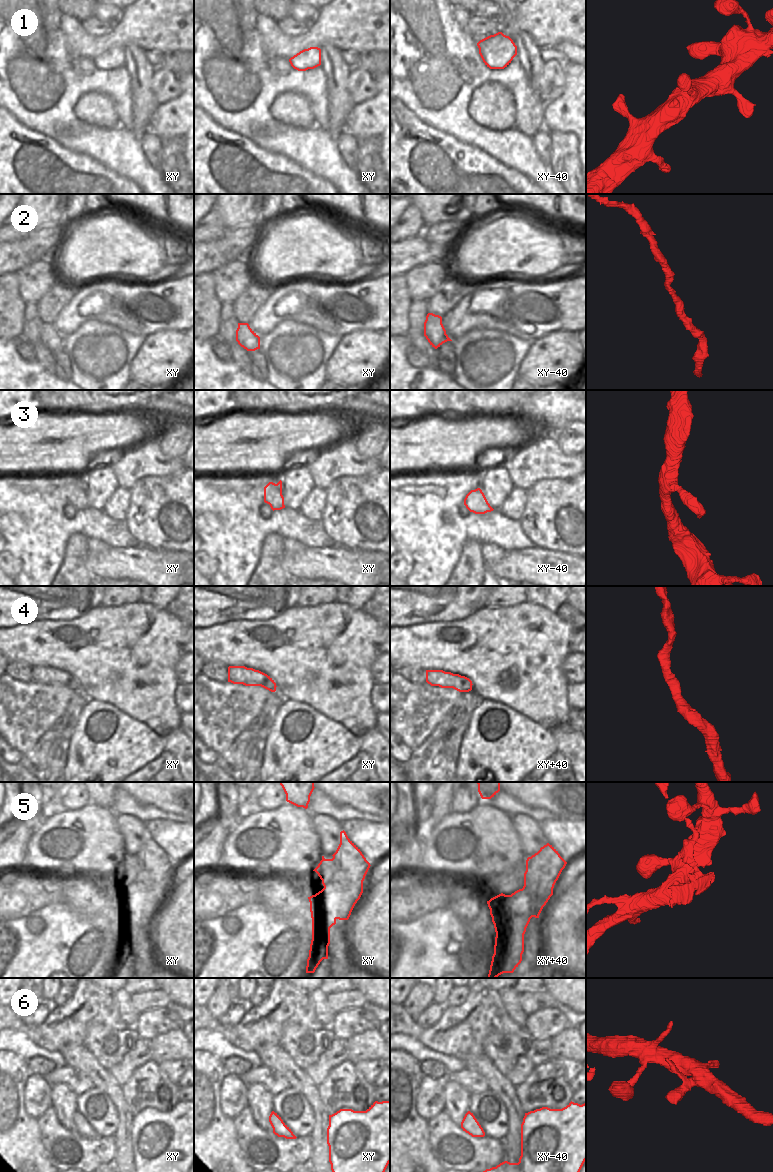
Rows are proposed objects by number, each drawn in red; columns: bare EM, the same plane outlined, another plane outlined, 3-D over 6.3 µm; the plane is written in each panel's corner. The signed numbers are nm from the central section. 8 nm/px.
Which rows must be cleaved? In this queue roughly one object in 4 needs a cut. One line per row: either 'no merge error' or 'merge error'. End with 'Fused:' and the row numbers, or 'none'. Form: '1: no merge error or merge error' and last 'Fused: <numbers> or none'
1: no merge error
2: no merge error
3: no merge error
4: no merge error
5: merge error
6: no merge error
Fused: 5

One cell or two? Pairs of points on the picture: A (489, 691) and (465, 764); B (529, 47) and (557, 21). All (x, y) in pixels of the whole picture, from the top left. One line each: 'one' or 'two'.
A: two
B: two

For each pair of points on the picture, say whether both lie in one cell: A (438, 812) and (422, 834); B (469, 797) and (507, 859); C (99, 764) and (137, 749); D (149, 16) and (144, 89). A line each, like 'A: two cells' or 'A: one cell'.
A: one cell
B: two cells
C: one cell
D: two cells

